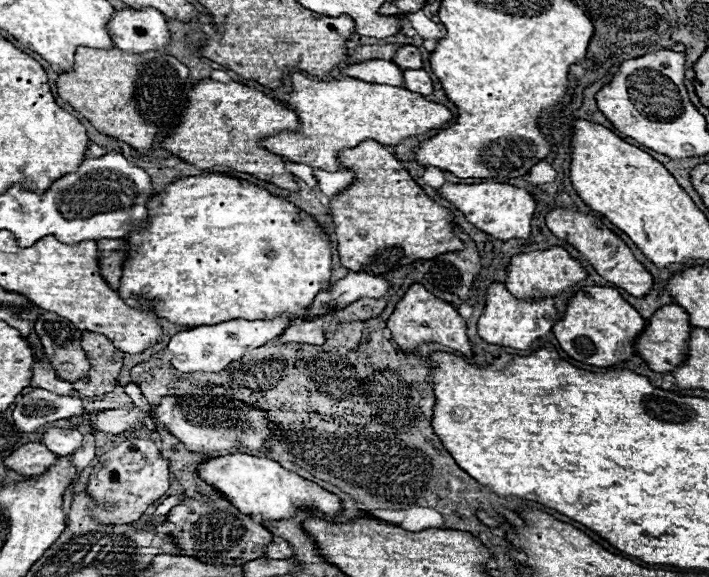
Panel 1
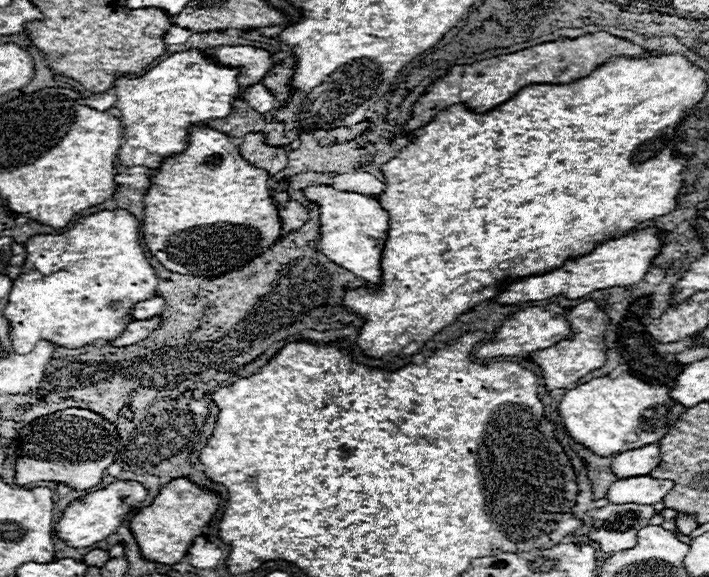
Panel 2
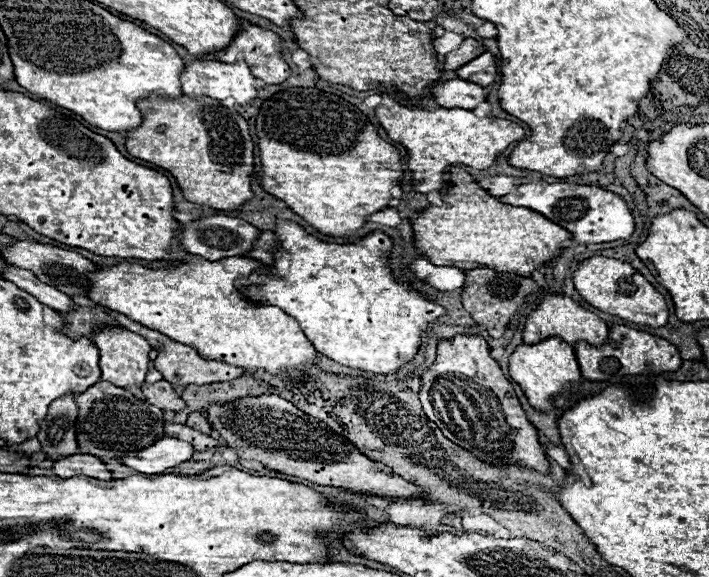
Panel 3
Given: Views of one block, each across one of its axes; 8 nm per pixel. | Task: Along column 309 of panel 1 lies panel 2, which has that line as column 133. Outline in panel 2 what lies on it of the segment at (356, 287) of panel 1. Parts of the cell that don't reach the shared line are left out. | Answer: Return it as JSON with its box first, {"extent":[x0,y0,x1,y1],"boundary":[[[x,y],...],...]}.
{"extent":[132,296,166,320],"boundary":[[[154,296],[152,300],[138,302],[138,304],[132,308],[132,316],[134,316],[134,320],[148,320],[148,318],[160,316],[162,310],[164,310],[164,306],[166,306],[166,302],[164,302],[160,296]]]}

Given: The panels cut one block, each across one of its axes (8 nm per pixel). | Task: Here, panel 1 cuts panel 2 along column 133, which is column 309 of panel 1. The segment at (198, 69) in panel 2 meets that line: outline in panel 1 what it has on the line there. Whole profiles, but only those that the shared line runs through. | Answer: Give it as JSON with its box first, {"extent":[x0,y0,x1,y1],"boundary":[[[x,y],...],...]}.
{"extent":[262,72,452,170],"boundary":[[[300,72],[292,74],[292,86],[292,98],[284,104],[300,114],[300,128],[298,132],[270,136],[262,140],[262,146],[290,162],[308,164],[312,168],[346,170],[338,160],[338,152],[344,148],[354,148],[362,140],[396,146],[410,136],[426,134],[452,120],[452,112],[446,106],[428,102],[422,94],[406,88],[368,84],[348,76],[342,80],[312,80]]]}

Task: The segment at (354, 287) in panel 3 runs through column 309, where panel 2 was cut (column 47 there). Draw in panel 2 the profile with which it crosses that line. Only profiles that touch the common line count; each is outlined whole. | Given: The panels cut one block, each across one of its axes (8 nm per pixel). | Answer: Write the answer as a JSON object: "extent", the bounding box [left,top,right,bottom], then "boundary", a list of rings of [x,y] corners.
{"extent":[4,210,158,354],"boundary":[[[100,210],[80,218],[64,234],[36,234],[24,246],[28,258],[22,266],[22,274],[14,280],[4,308],[14,350],[20,354],[30,352],[42,338],[66,348],[82,348],[94,340],[114,340],[132,320],[134,304],[156,296],[158,276],[140,246],[138,220],[128,210]]]}

